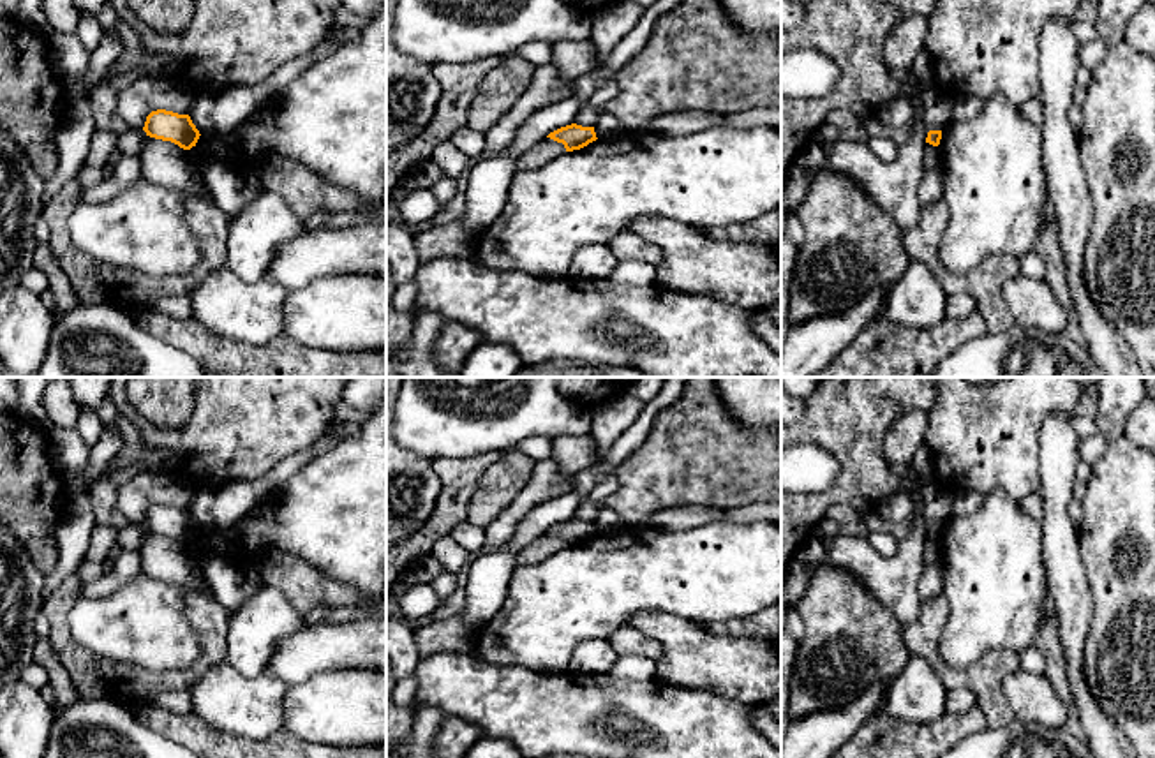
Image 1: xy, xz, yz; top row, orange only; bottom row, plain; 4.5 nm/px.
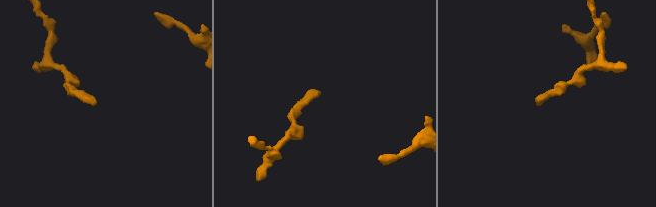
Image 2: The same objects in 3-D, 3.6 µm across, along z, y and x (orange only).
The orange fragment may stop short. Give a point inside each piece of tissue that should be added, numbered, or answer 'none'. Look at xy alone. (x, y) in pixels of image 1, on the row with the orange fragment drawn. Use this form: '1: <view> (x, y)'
none

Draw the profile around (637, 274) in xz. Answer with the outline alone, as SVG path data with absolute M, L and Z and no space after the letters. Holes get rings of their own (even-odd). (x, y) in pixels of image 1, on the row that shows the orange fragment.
M619 261L619 264L607 277L607 280L633 287L649 287L658 284L659 268L642 261Z

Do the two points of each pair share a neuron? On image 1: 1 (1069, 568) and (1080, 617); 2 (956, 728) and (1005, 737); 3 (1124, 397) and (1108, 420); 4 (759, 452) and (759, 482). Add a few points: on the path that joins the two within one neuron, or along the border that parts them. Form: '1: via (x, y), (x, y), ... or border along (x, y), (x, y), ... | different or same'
1: via (1069, 580), (1073, 605) | same
2: border along (988, 725), (961, 739) | different
3: via (1118, 402), (1110, 415) | same
4: via (759, 459), (759, 475) | same

